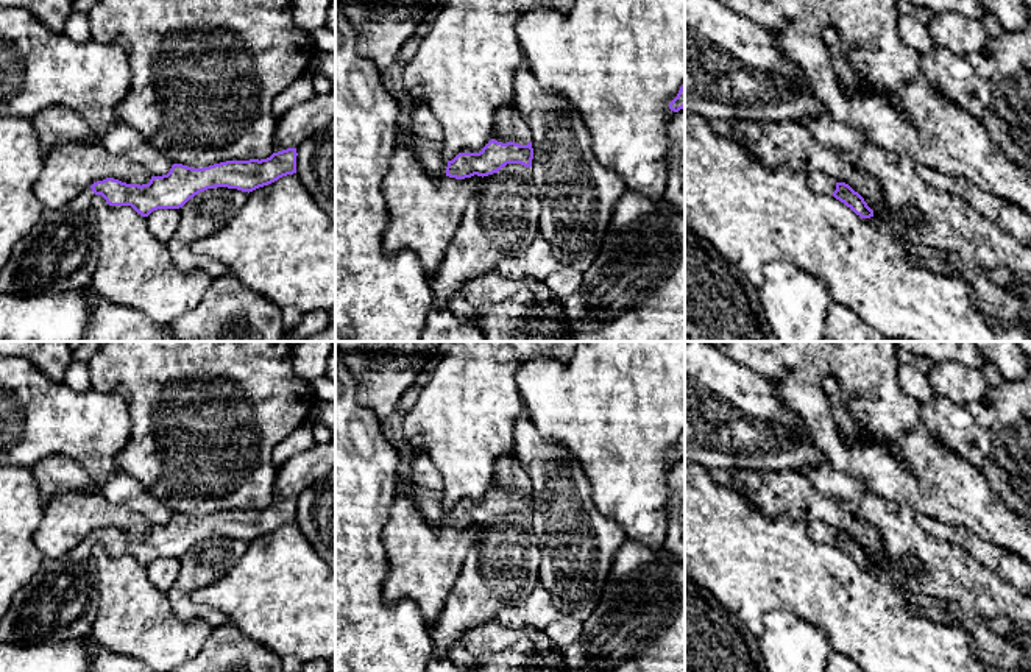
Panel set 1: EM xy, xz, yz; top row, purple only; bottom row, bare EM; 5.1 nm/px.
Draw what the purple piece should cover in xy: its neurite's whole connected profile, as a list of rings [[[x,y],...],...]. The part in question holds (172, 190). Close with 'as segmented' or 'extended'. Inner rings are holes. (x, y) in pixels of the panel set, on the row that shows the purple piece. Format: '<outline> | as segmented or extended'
[[[287,148],[260,161],[226,161],[204,168],[173,164],[167,175],[151,176],[150,182],[142,186],[126,184],[114,178],[97,181],[69,204],[44,209],[36,226],[14,246],[11,257],[0,270],[0,292],[39,295],[90,287],[98,265],[98,228],[92,204],[95,195],[101,195],[109,206],[131,206],[142,217],[148,217],[158,209],[179,209],[207,189],[228,187],[250,193],[282,176],[296,173],[296,156],[296,148]]] | extended

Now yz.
[[[836,182],[836,190],[833,192],[833,196],[850,207],[861,218],[873,217],[873,210],[867,206],[864,198],[849,184]]] | as segmented

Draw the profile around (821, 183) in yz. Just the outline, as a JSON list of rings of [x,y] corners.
[[[814,172],[810,175],[810,186],[814,192],[819,193],[833,193],[836,190],[836,181],[820,172]]]

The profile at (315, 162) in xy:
[[[335,117],[296,147],[296,176],[335,225]]]

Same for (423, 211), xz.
[[[395,143],[382,193],[388,225],[382,237],[387,254],[410,249],[427,274],[434,274],[449,248],[469,198],[482,176],[434,178],[418,162],[410,145]]]

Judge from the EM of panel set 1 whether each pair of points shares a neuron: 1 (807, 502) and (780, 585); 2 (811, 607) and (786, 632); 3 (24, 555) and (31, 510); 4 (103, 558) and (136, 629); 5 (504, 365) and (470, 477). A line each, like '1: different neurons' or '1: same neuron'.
1: different neurons
2: different neurons
3: same neuron
4: same neuron
5: same neuron

